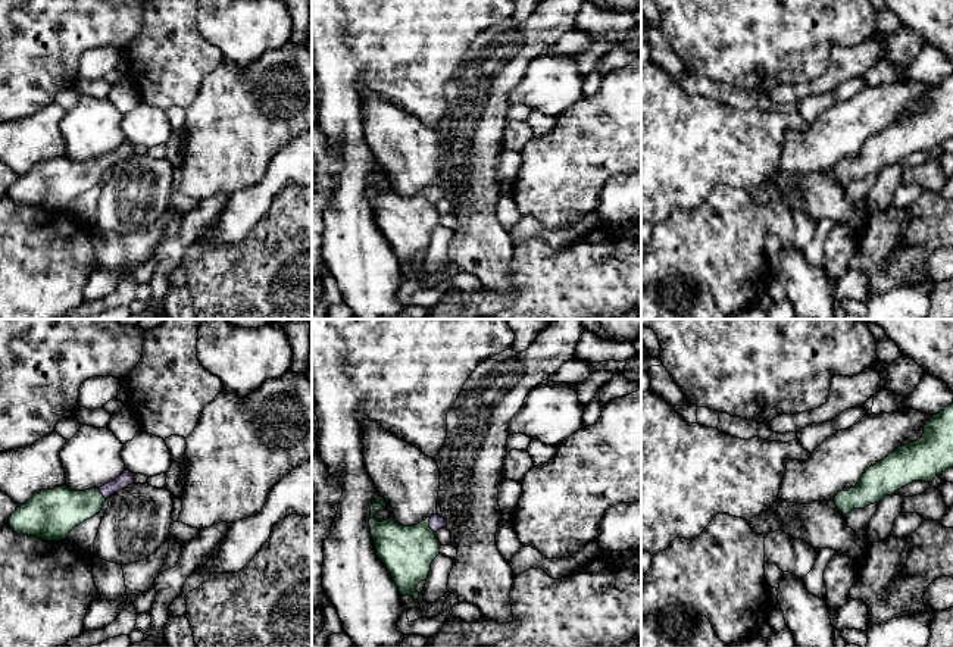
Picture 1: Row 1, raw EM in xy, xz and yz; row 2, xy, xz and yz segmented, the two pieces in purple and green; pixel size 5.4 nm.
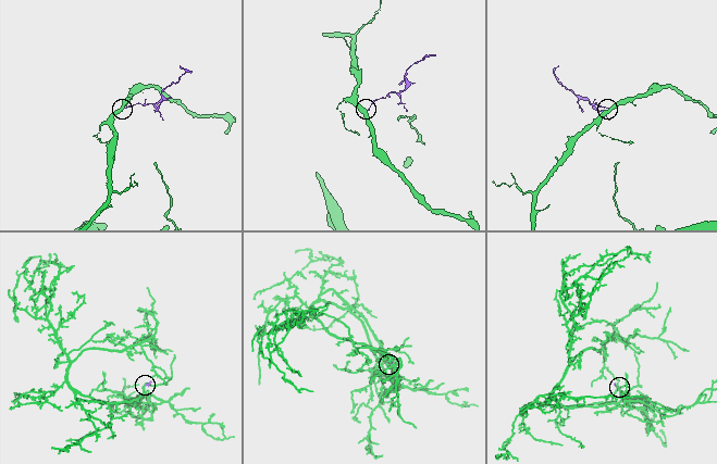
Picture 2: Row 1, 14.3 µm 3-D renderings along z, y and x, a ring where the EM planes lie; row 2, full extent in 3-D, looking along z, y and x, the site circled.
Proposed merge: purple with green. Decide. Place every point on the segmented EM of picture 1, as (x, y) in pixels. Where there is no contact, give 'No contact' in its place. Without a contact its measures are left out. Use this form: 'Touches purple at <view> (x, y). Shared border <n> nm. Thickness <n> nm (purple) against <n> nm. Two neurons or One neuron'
Touches purple at xz (430, 525). Shared border 90 nm. Thickness 80 nm (purple) against 280 nm. One neuron

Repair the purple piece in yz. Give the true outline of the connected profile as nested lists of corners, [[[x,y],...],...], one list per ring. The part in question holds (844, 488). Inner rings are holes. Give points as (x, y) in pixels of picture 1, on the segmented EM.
[[[953,403],[925,422],[919,440],[896,448],[871,466],[854,487],[840,491],[834,503],[846,516],[915,481],[931,482],[949,468],[953,468]]]

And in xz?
[[[378,497],[371,506],[369,529],[375,543],[376,556],[387,568],[401,596],[416,601],[416,585],[428,578],[432,560],[440,554],[441,544],[435,538],[438,529],[447,528],[440,515],[432,515],[415,526],[403,526],[396,518],[376,521],[375,513],[388,506]]]

